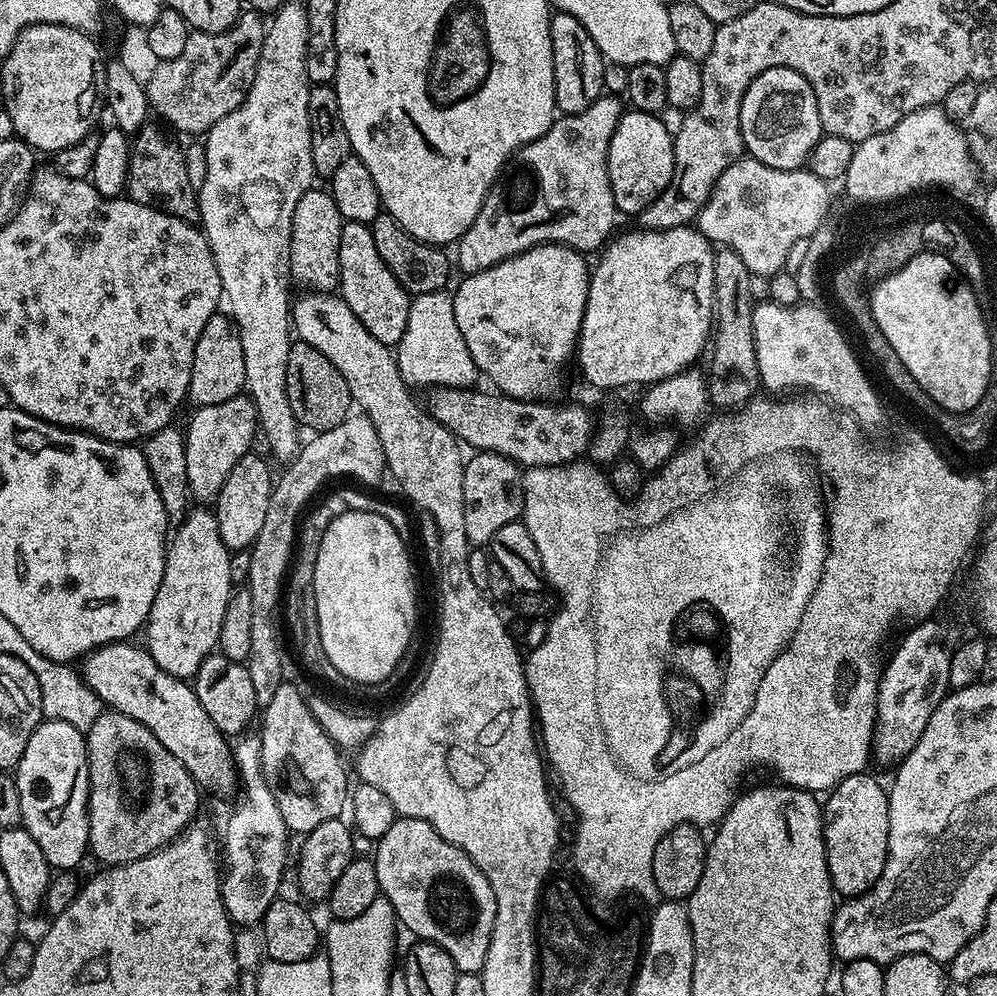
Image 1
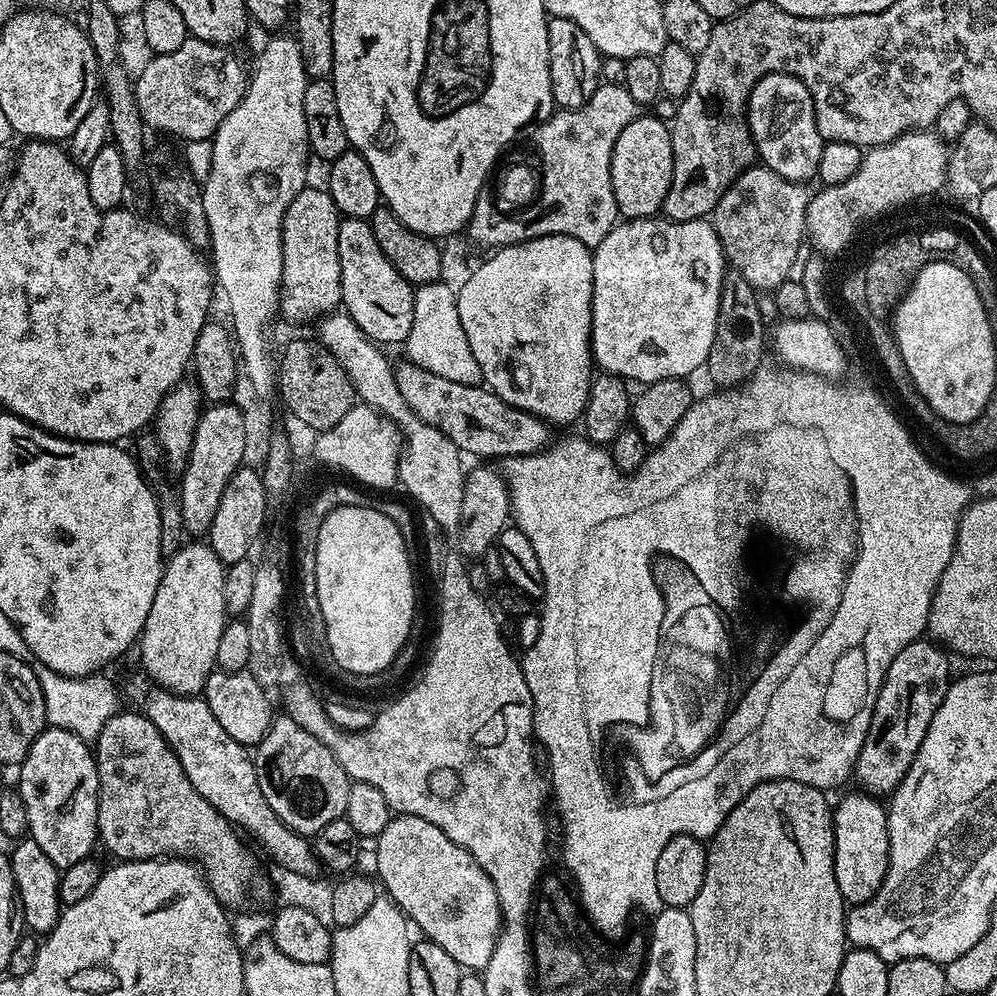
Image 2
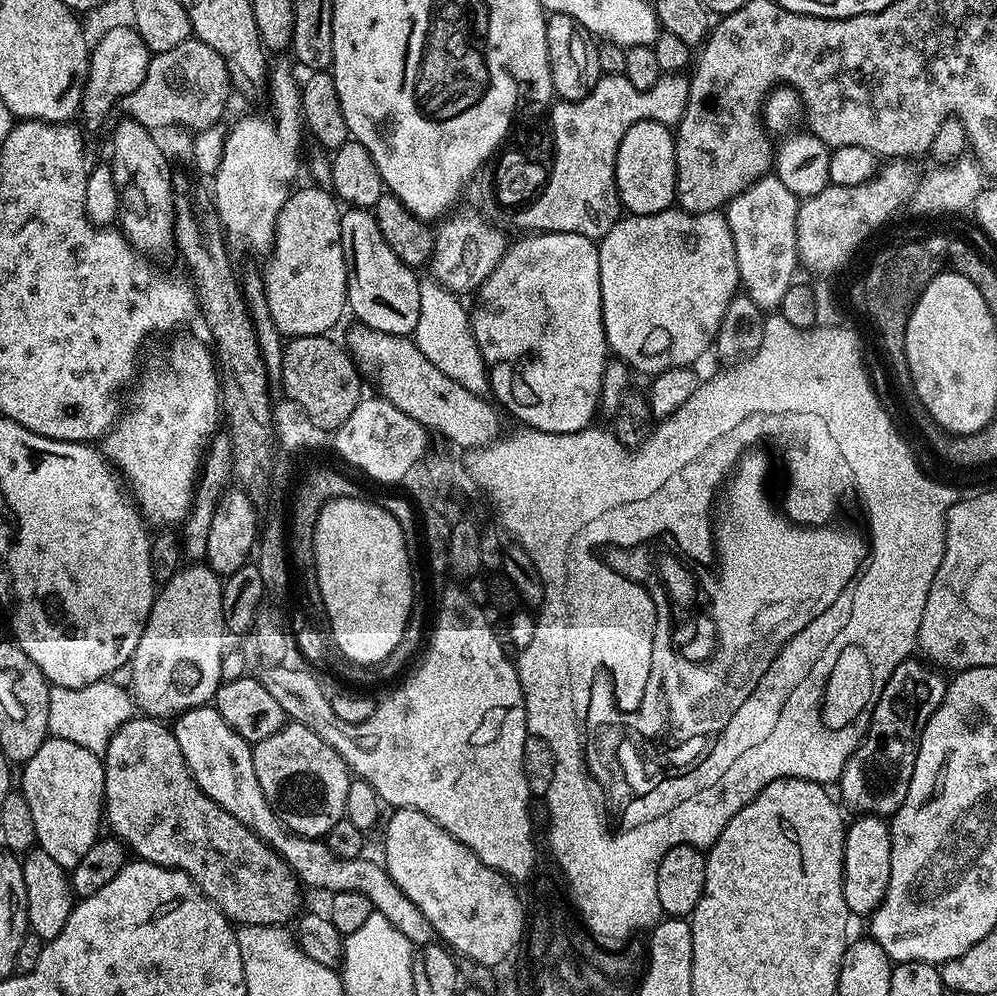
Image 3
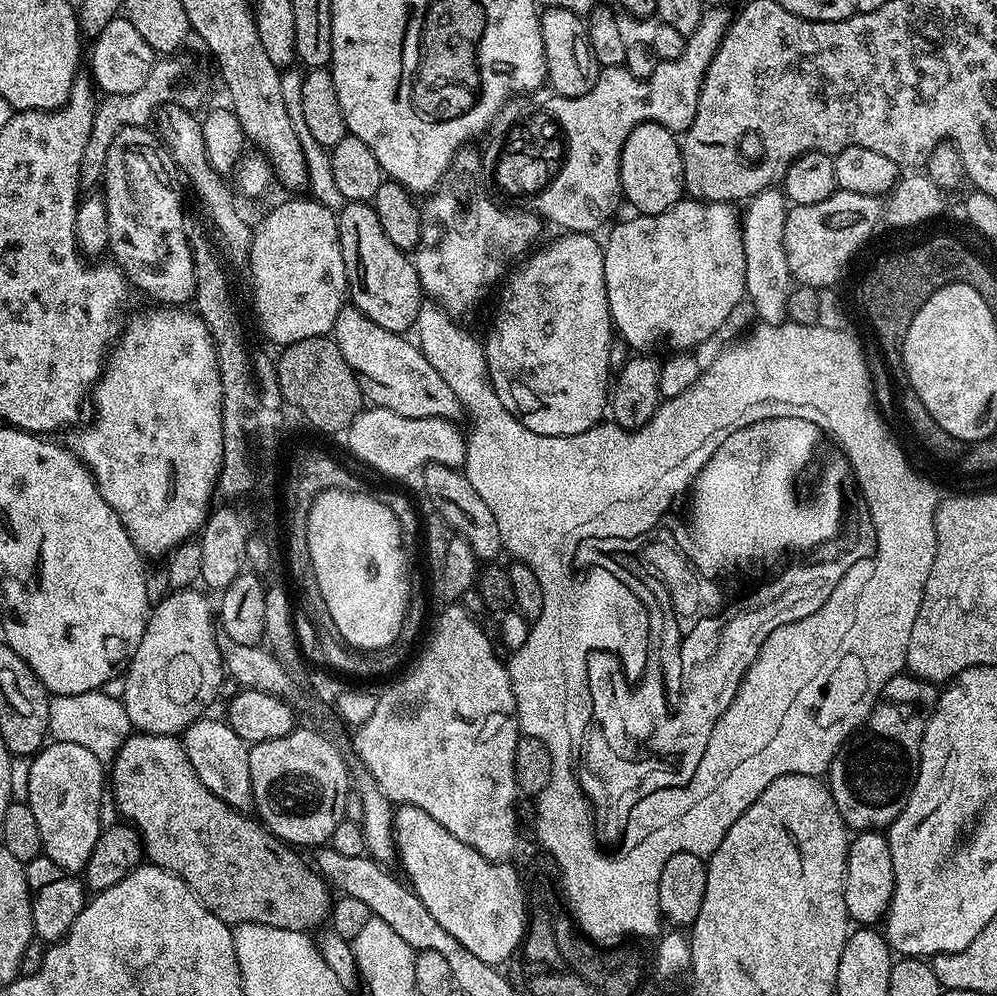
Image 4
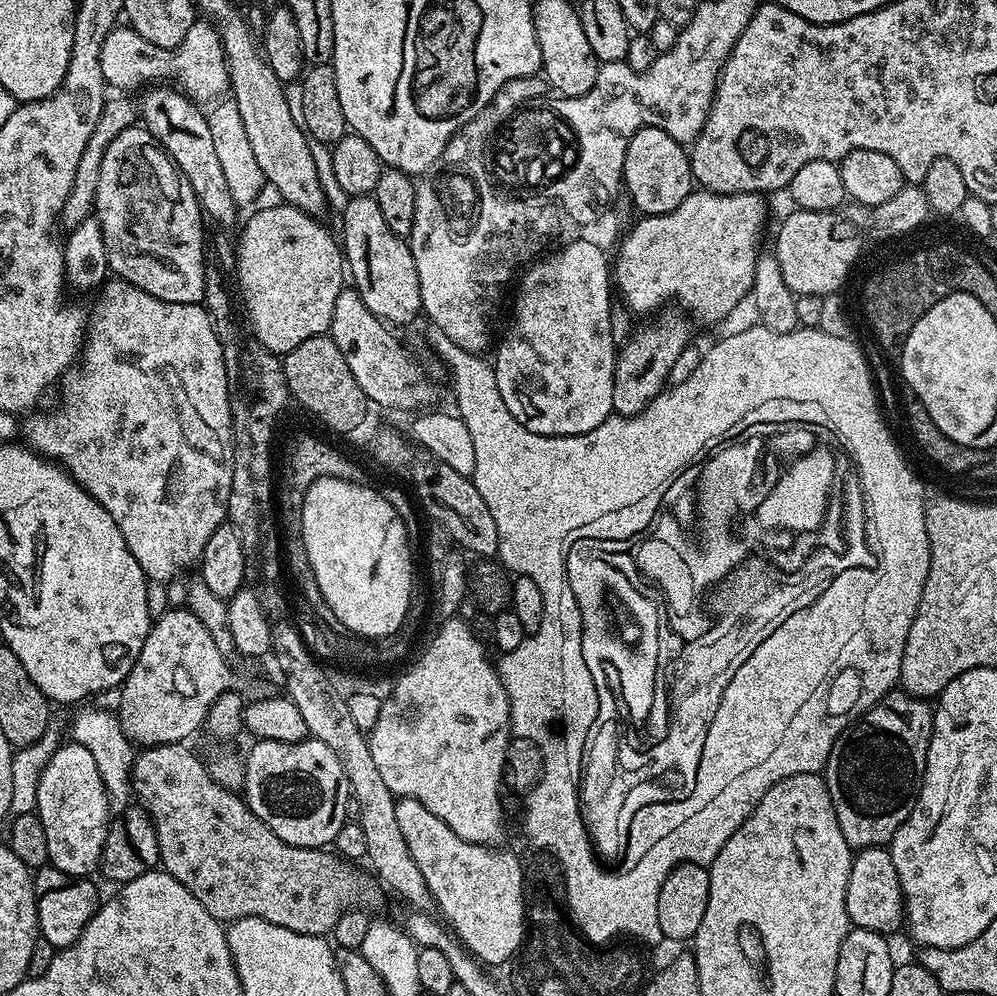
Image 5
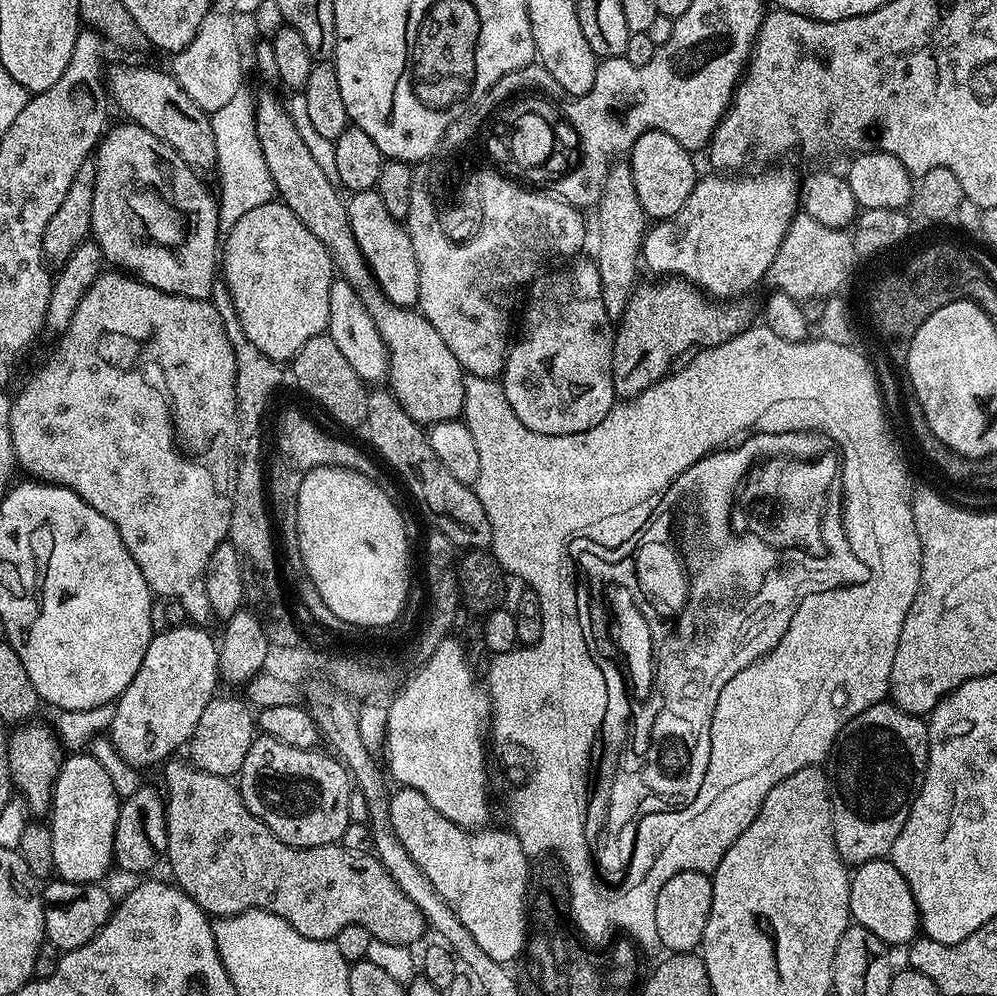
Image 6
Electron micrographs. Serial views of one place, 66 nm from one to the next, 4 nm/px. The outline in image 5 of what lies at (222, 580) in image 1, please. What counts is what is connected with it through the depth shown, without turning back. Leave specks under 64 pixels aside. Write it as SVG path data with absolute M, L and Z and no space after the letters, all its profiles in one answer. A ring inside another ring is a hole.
M187 607L168 608L148 630L146 642L142 642L142 650L138 658L132 661L130 674L119 689L120 710L118 717L121 728L133 745L141 749L153 748L159 744L178 744L187 741L196 731L205 727L208 708L223 692L233 687L232 672L229 661L214 646L214 638L210 638L210 630L202 626L202 622L188 611Z

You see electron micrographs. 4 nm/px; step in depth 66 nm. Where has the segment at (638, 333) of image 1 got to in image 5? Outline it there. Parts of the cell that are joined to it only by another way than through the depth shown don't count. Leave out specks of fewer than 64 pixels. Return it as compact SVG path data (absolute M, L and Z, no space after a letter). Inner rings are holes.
M694 190L684 199L682 206L666 214L641 215L640 221L625 234L616 260L614 256L614 284L625 308L632 314L652 314L663 309L669 302L675 302L693 321L716 324L726 319L743 300L745 303L752 291L756 259L762 255L760 228L768 212L764 200L763 195L755 192L723 196L717 192Z

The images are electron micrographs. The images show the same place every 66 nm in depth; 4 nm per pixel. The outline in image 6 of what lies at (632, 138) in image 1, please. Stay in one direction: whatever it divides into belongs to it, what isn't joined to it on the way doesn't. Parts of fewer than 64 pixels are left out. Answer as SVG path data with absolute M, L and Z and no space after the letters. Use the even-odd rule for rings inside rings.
M662 130L643 132L632 143L630 163L634 174L634 190L638 190L638 202L648 218L659 222L670 220L686 206L686 198L694 190L698 179L693 153L687 152L678 141Z

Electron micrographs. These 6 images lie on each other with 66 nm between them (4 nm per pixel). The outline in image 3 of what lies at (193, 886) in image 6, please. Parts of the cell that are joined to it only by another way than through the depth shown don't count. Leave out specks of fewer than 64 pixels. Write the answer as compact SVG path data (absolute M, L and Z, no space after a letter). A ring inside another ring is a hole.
M131 718L125 724L117 729L112 738L110 738L108 749L102 755L102 763L104 766L104 810L103 815L106 817L106 824L112 827L111 835L115 839L123 842L129 849L132 848L137 852L141 861L149 864L157 864L163 868L176 868L180 872L185 872L195 884L200 887L200 891L213 901L217 908L228 917L229 921L235 922L237 925L245 926L247 924L274 924L277 926L287 925L287 920L291 921L297 915L296 903L299 902L300 896L296 893L298 889L298 881L288 868L288 863L283 860L272 847L264 840L259 840L253 832L246 826L242 826L242 822L238 822L238 818L234 818L234 814L226 814L226 810L222 810L222 806L218 806L218 802L214 802L208 795L202 791L194 782L191 772L188 770L186 758L182 758L182 750L176 741L175 731L171 727L168 728L167 723L161 722L156 718Z

